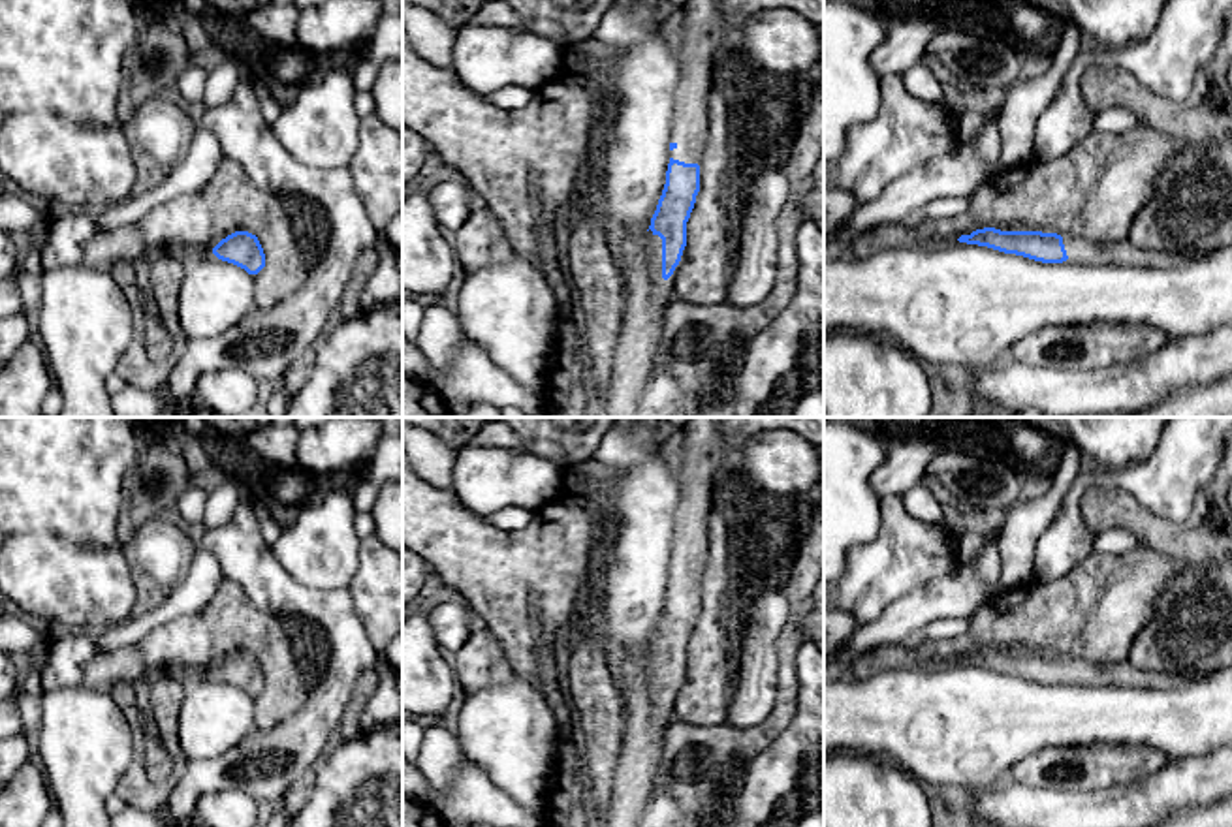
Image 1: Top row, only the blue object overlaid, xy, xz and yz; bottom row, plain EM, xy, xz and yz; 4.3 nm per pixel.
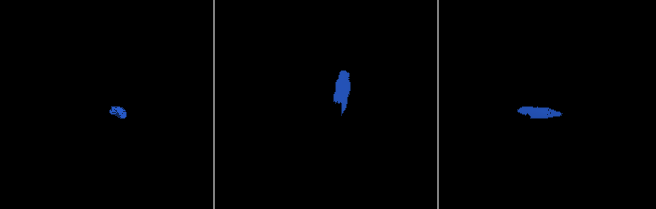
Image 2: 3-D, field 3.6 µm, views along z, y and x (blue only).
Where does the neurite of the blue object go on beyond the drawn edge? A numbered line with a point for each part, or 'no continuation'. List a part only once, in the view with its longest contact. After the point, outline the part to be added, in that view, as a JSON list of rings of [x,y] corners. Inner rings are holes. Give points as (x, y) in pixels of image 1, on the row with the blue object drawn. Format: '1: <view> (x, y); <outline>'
1: xz (698, 32); [[[687,0],[668,8],[662,23],[662,38],[681,68],[671,124],[677,147],[671,158],[685,164],[696,164],[696,150],[709,133],[707,98],[715,90],[715,66],[734,34],[720,2]]]

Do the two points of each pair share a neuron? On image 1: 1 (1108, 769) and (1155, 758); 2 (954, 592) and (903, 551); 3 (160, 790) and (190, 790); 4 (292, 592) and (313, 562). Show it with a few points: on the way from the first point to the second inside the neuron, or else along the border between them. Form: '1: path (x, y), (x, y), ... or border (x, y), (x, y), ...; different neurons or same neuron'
1: path (1120, 765), (1144, 762); same neuron
2: border (958, 561), (947, 572), (898, 600); different neurons
3: border (187, 762), (177, 784), (162, 805); different neurons
4: border (271, 549), (301, 583), (343, 587); different neurons

